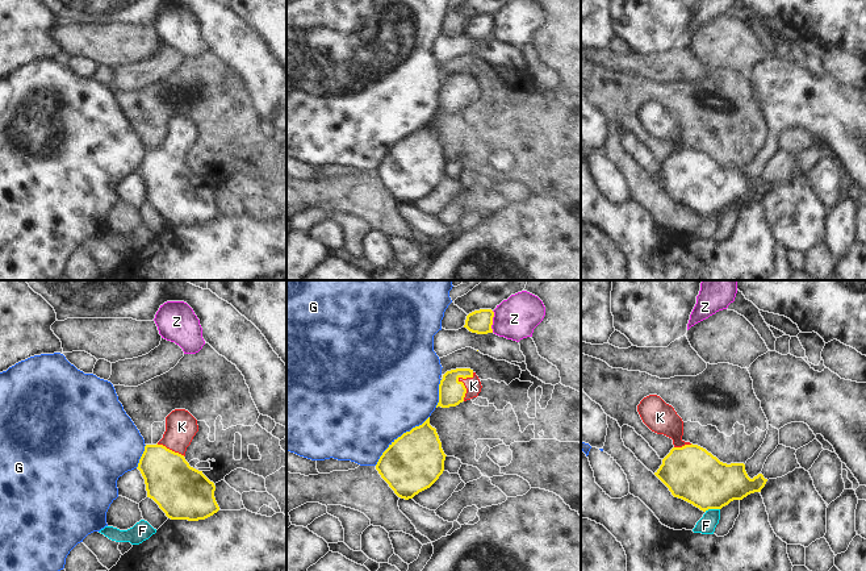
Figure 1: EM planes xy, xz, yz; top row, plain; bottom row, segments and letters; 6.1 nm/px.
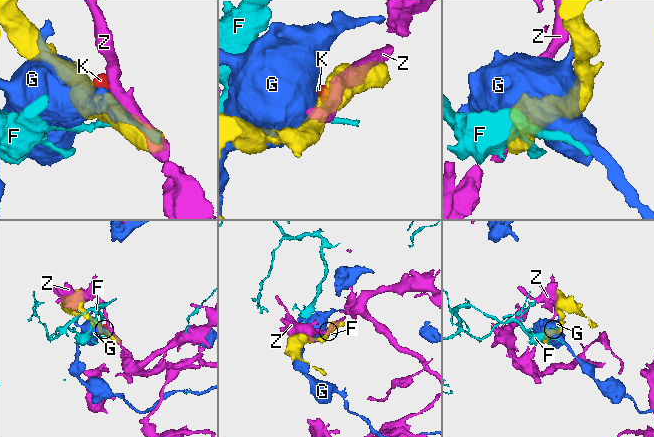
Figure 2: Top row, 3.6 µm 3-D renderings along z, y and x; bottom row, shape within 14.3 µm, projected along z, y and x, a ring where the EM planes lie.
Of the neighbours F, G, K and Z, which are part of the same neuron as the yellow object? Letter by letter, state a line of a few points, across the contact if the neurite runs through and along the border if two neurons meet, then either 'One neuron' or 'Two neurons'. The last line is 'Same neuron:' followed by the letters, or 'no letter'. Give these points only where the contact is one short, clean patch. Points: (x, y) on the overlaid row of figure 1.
F: Line: yz (719, 508), (705, 511). Two neurons
G: Two neurons
K: Line: xz (451, 391), (456, 386), (463, 384), (473, 386). One neuron
Z: Two neurons
Same neuron: K

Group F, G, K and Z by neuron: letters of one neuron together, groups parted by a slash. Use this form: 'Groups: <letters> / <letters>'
Groups: F / G / K / Z

